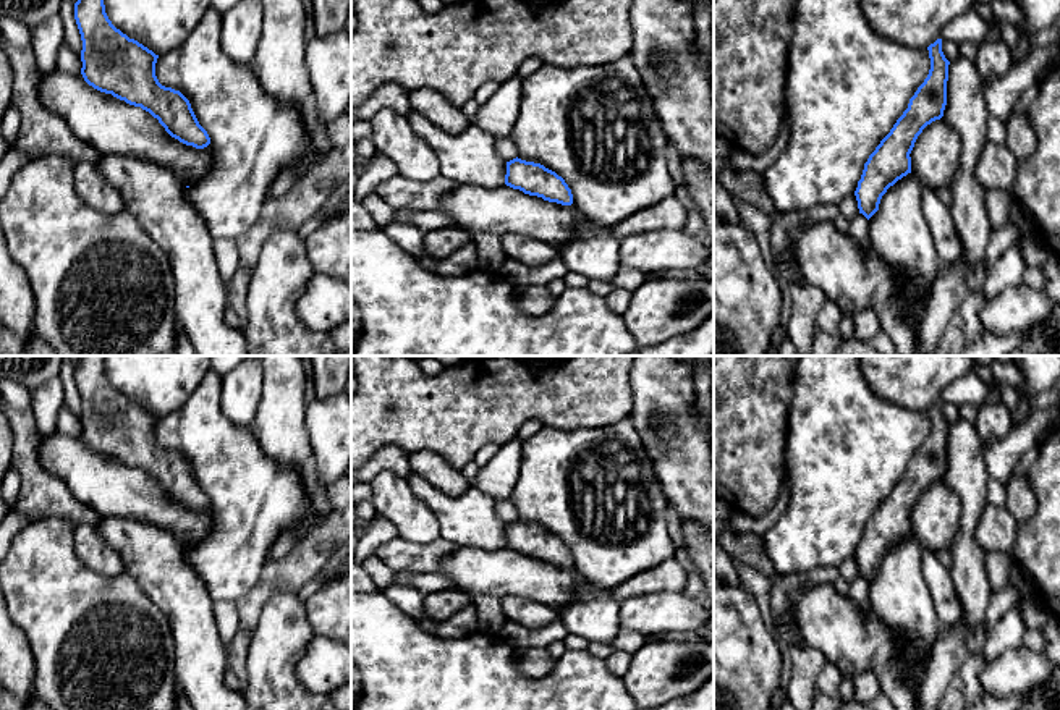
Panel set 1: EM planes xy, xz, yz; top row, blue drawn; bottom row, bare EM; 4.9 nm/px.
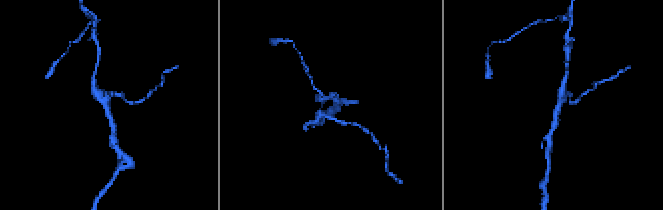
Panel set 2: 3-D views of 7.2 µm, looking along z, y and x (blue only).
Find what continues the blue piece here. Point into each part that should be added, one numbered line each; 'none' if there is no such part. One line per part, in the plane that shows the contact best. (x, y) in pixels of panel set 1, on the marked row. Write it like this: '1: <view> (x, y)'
none

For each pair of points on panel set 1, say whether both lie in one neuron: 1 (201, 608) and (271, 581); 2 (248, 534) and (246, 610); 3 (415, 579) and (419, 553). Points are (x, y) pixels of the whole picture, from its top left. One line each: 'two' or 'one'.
1: two
2: two
3: two

